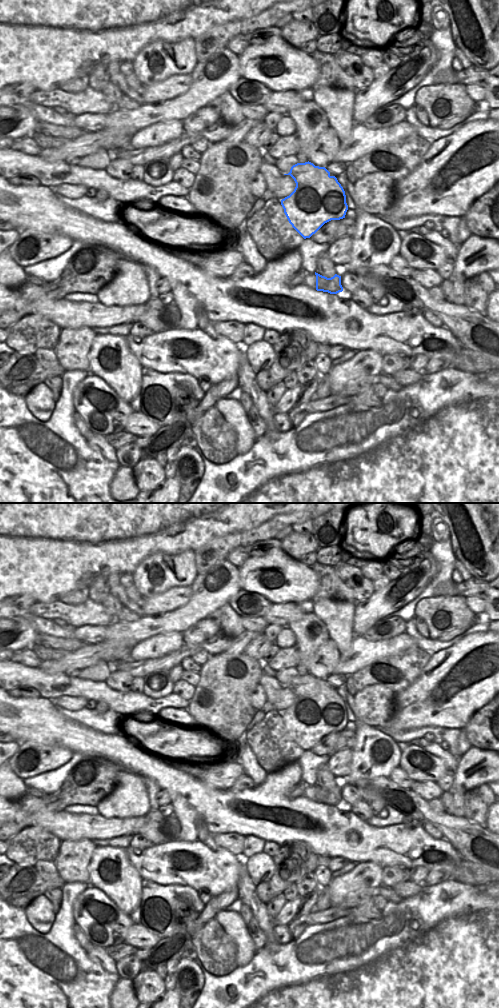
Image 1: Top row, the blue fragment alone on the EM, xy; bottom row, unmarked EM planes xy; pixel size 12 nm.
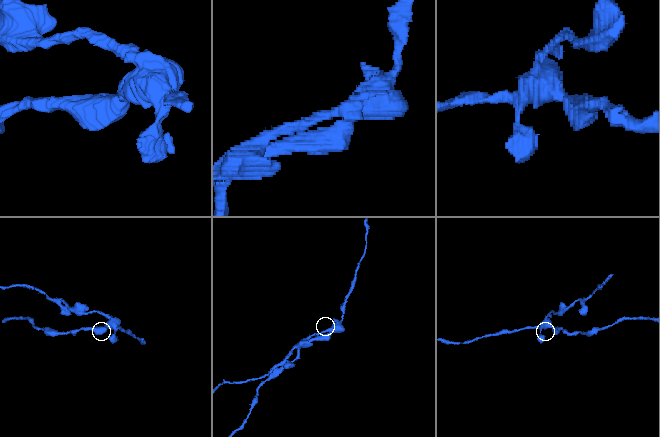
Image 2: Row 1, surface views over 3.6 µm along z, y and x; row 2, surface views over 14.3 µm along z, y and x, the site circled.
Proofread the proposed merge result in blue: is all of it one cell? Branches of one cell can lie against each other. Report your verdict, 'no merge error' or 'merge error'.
merge error

